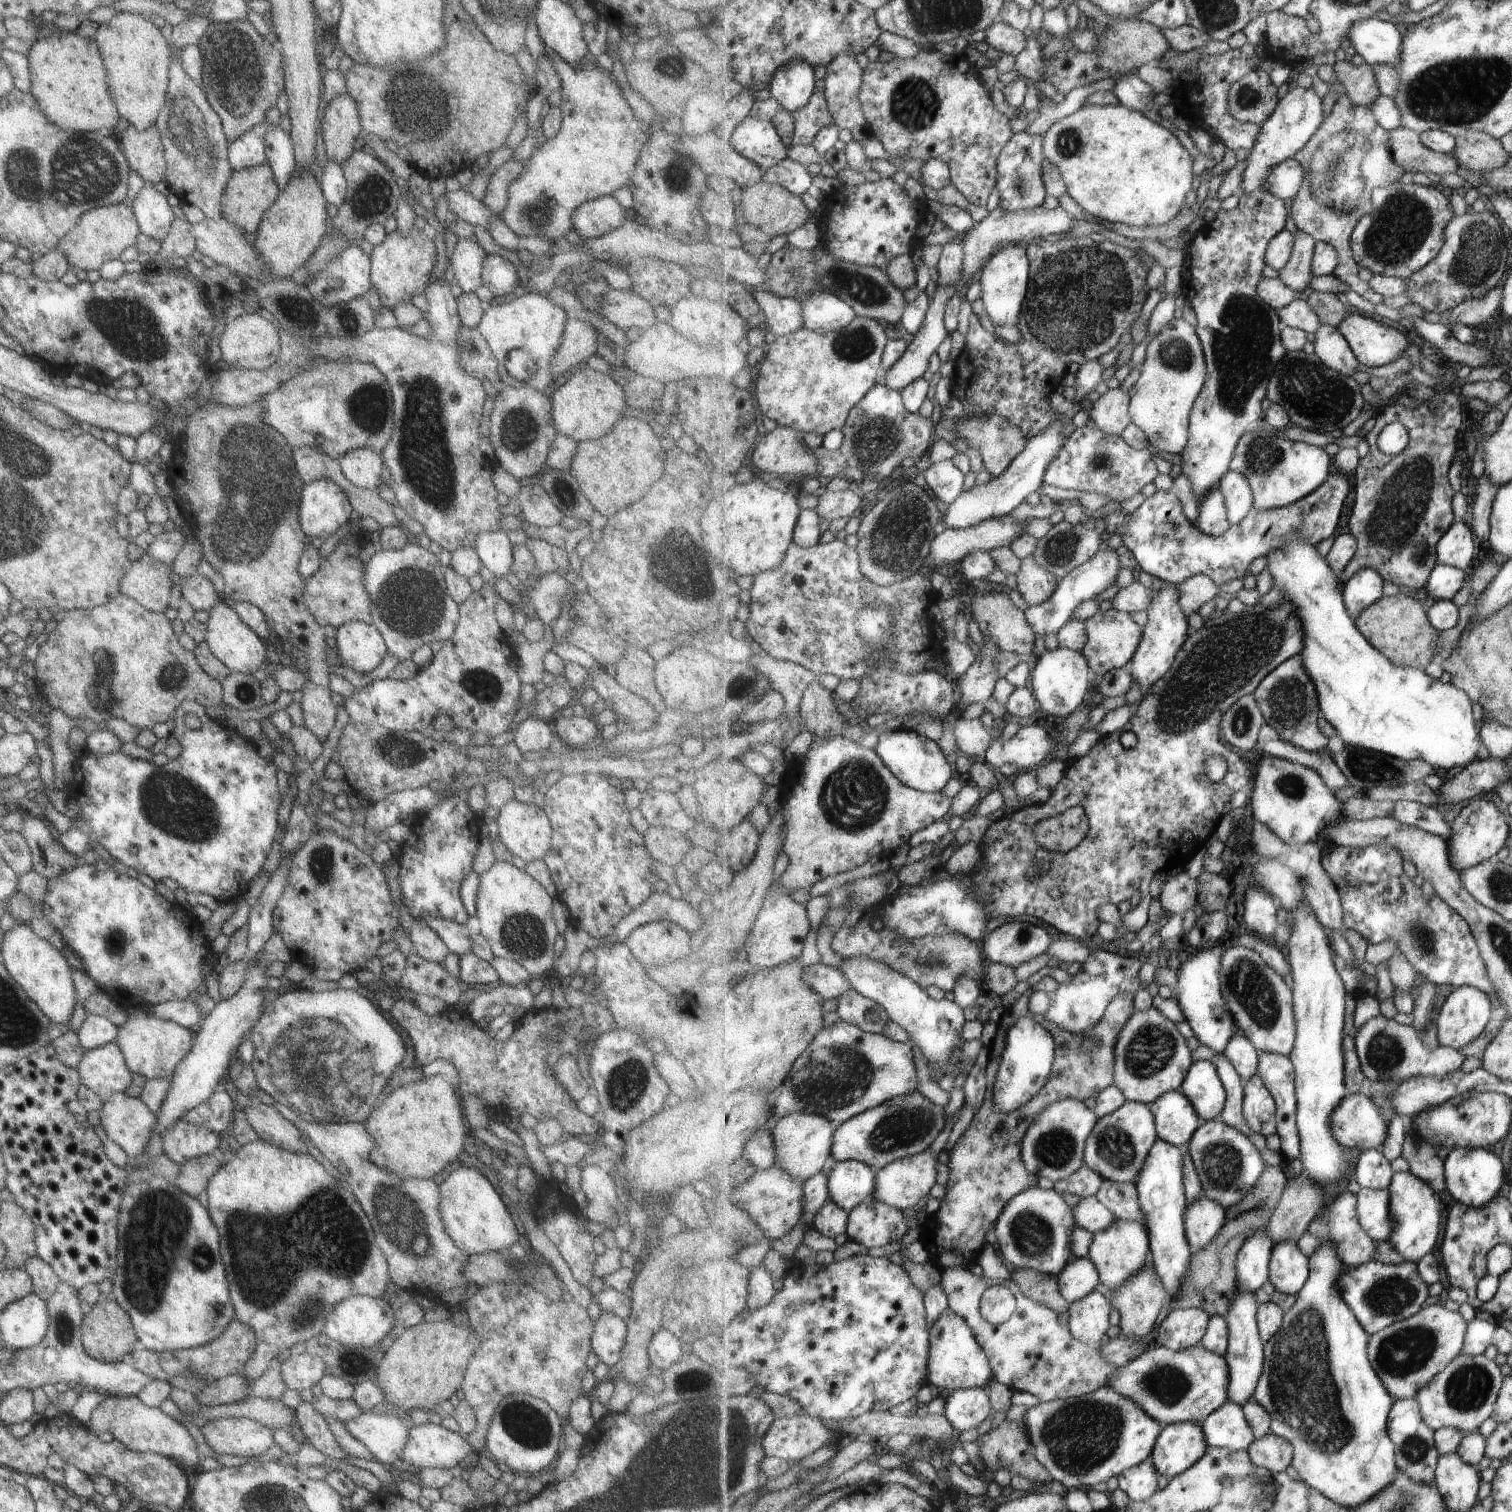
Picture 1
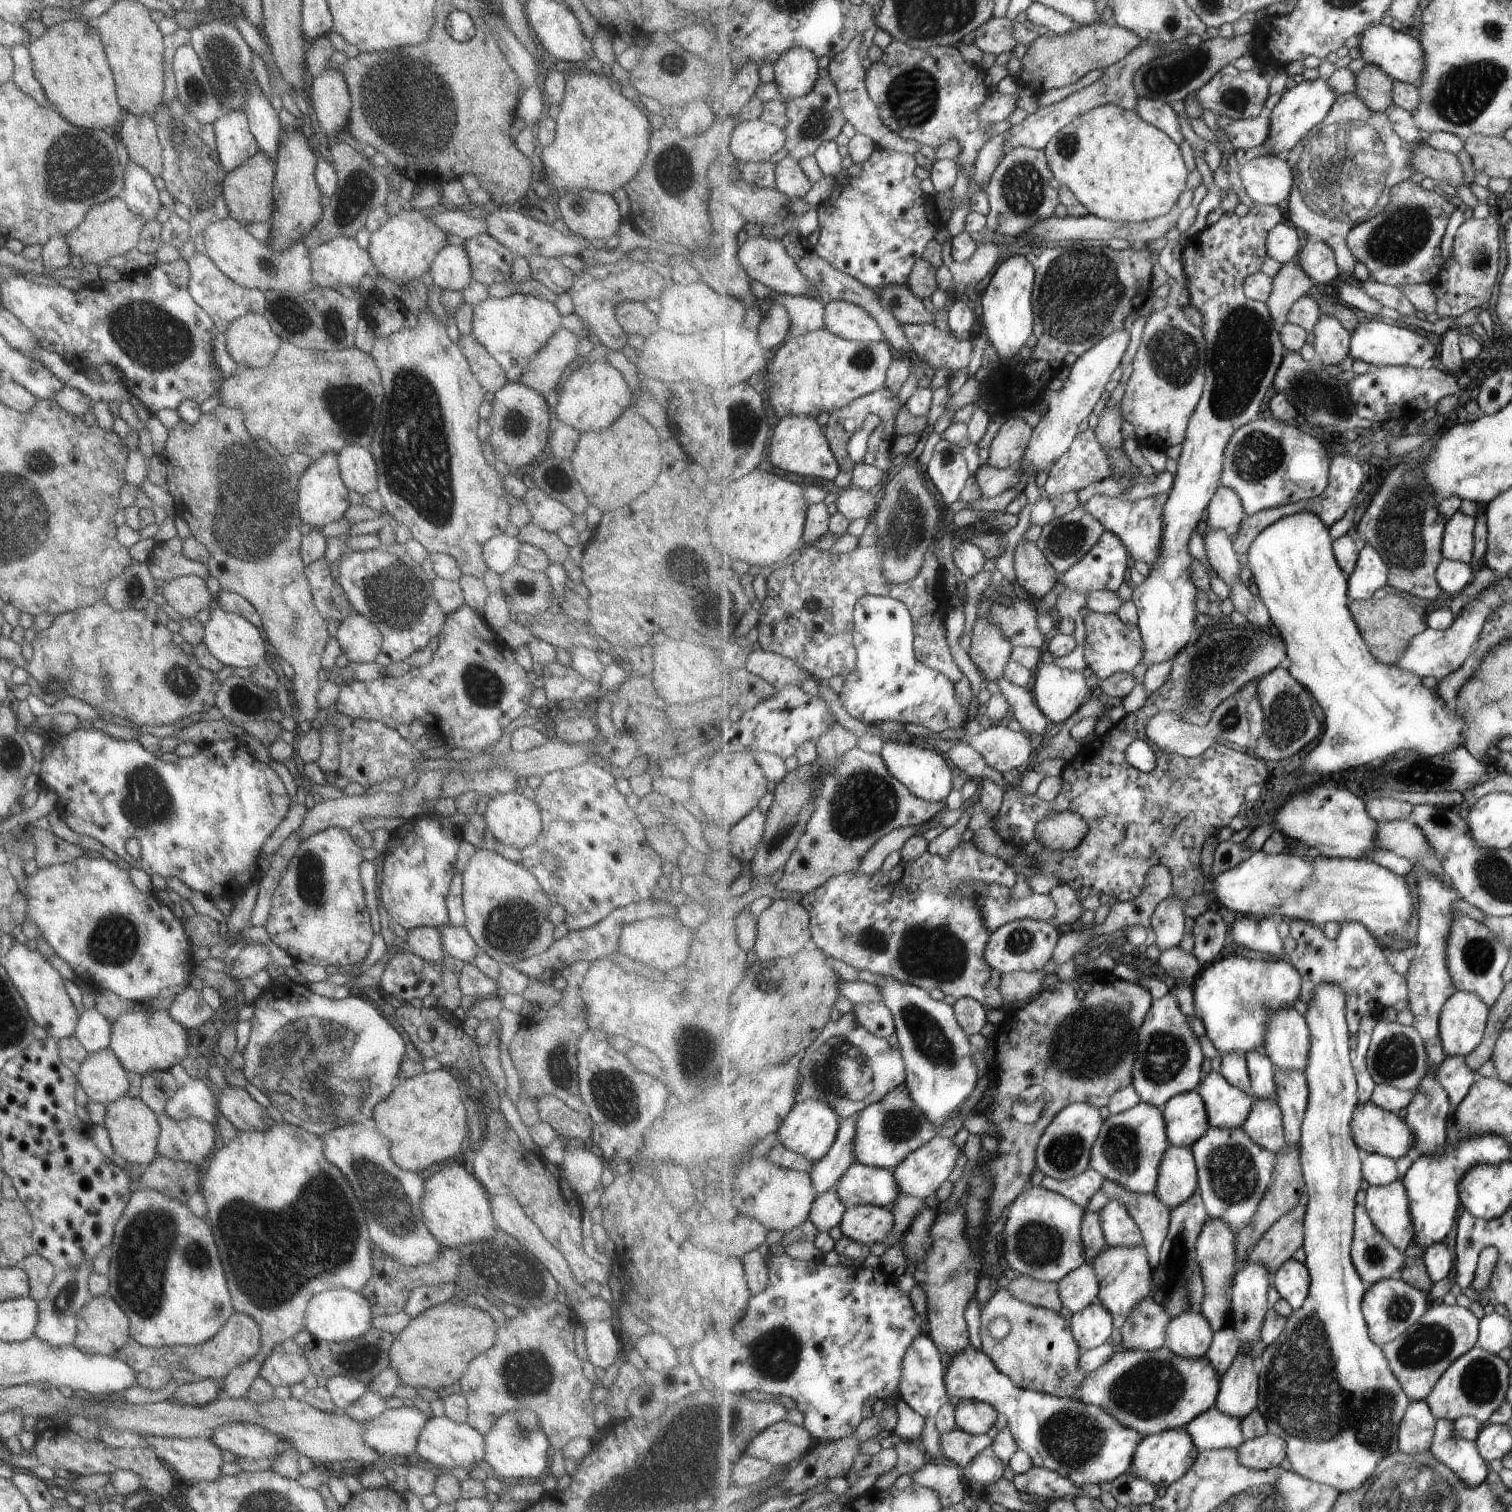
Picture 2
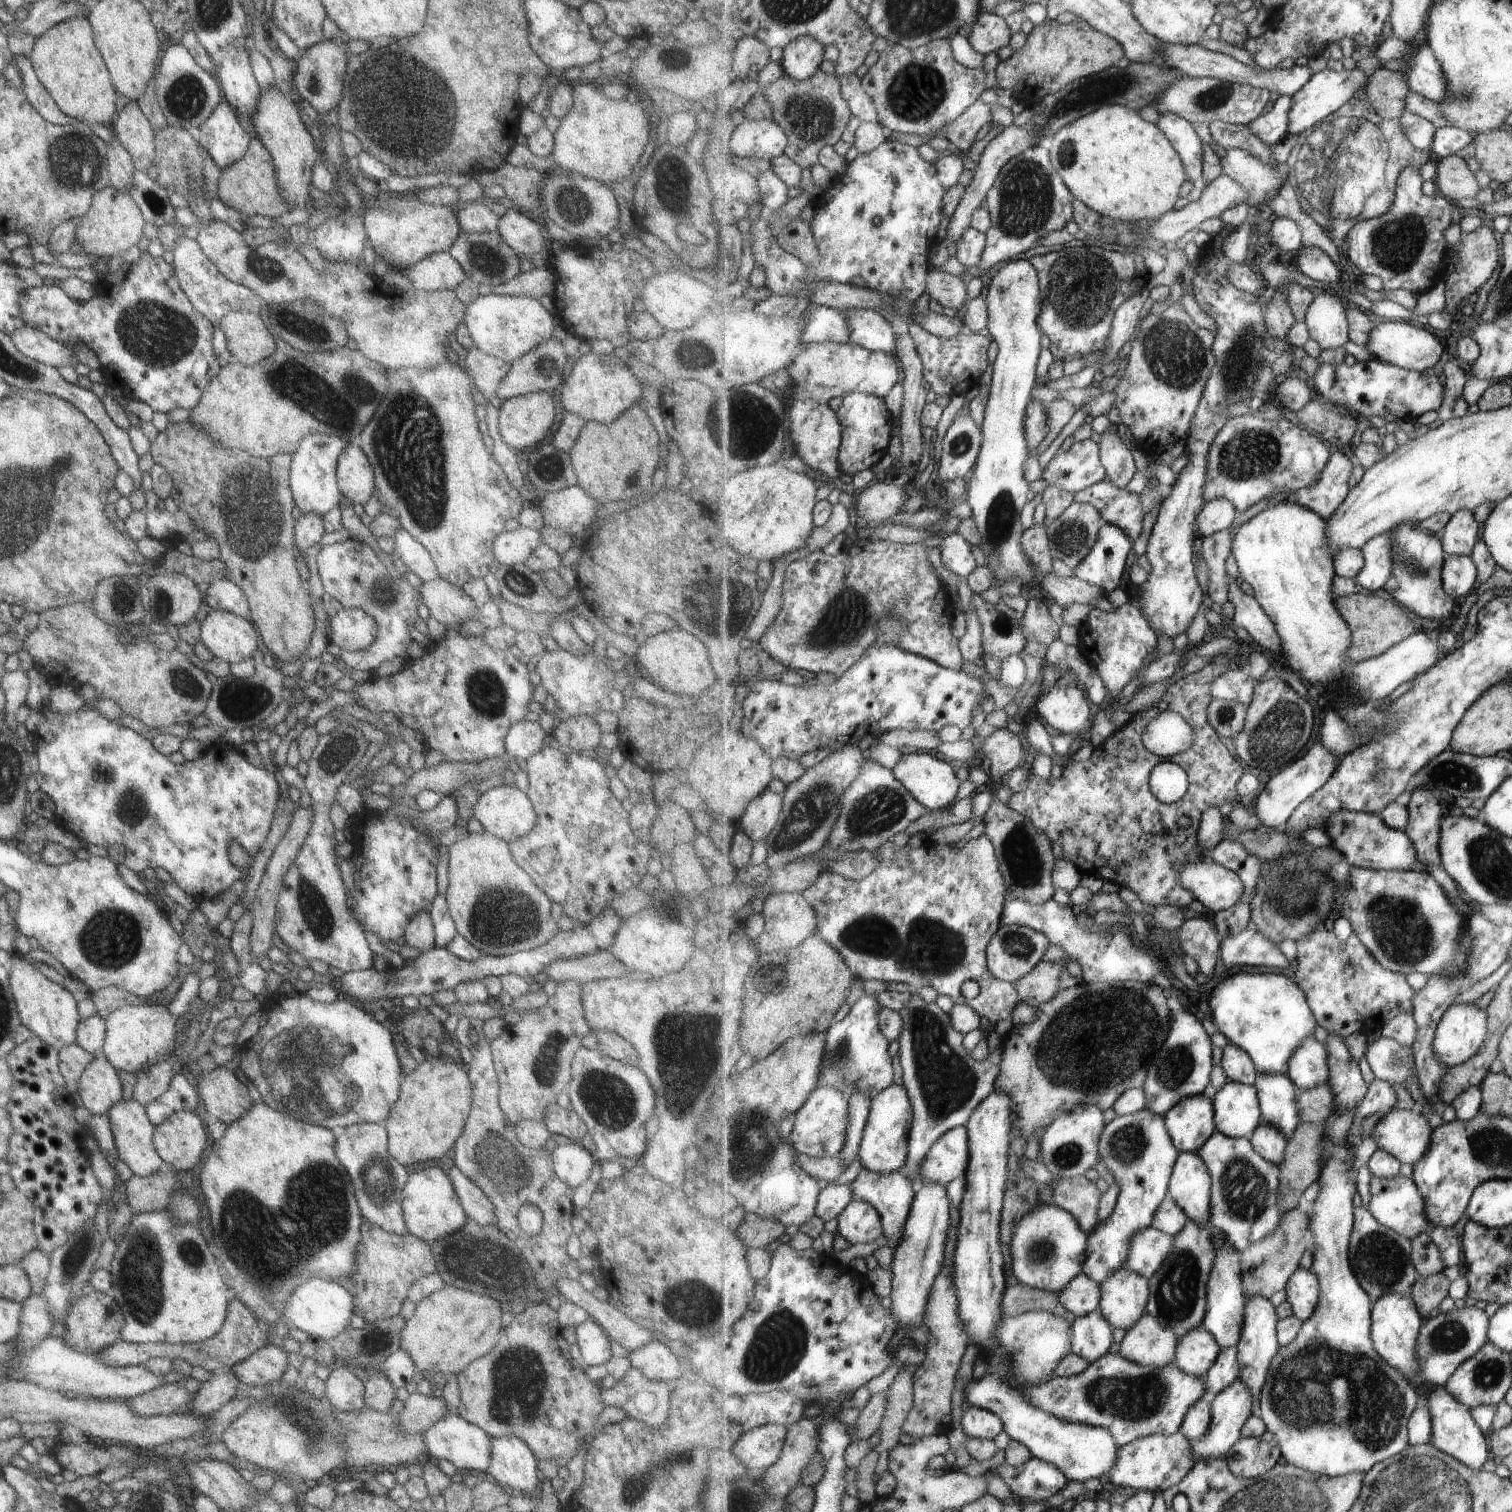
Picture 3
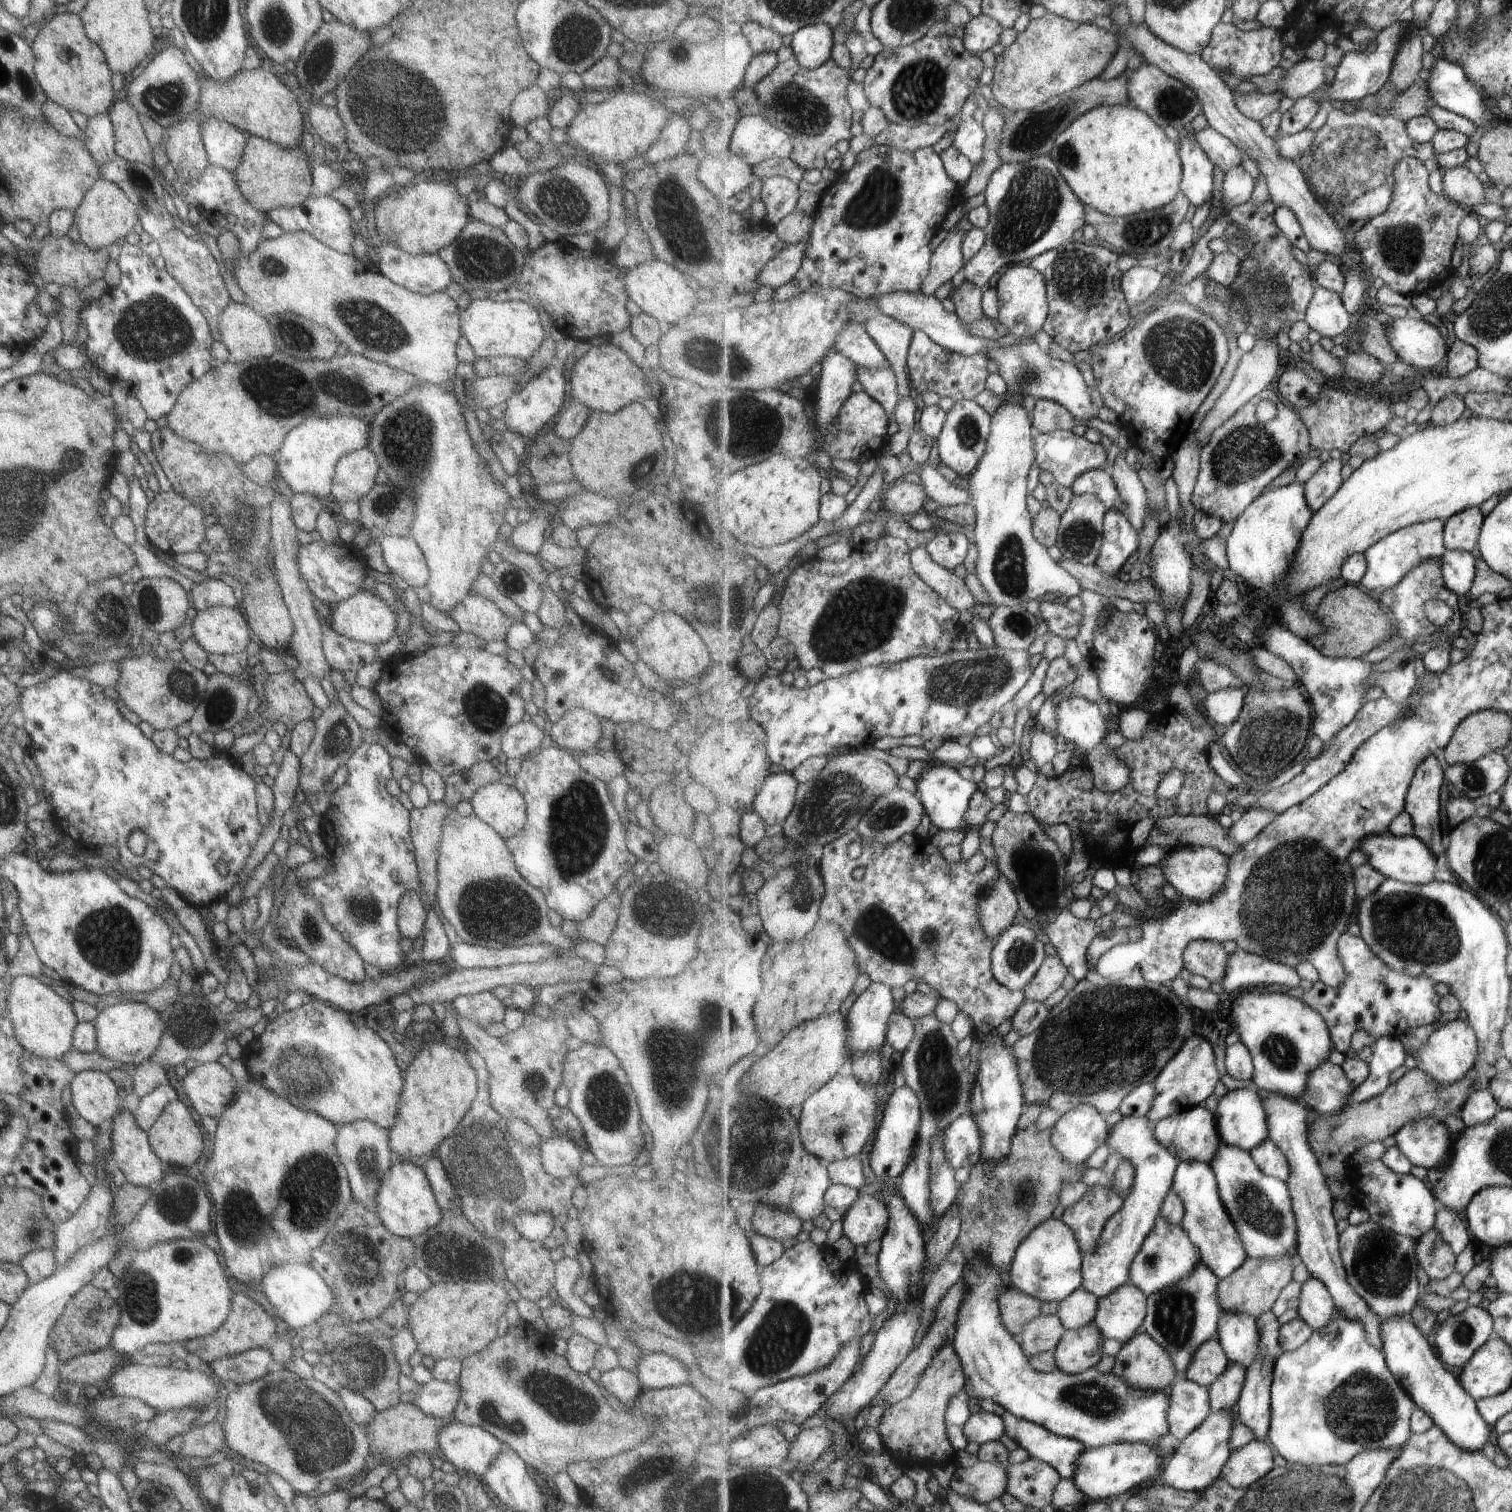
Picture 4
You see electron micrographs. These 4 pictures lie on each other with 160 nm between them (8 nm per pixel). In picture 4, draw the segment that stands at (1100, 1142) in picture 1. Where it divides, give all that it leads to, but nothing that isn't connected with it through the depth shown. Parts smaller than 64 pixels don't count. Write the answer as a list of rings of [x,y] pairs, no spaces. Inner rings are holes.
[[[1126,1116],[1112,1126],[1112,1131],[1108,1133],[1106,1144],[1112,1152],[1120,1154],[1121,1160],[1130,1160],[1135,1167],[1136,1175],[1133,1181],[1131,1192],[1124,1198],[1123,1206],[1112,1217],[1107,1219],[1102,1232],[1102,1237],[1097,1248],[1084,1253],[1083,1273],[1084,1287],[1088,1288],[1099,1298],[1110,1295],[1117,1288],[1130,1282],[1130,1268],[1136,1259],[1137,1253],[1141,1250],[1145,1239],[1151,1234],[1156,1226],[1156,1220],[1160,1218],[1160,1212],[1165,1202],[1166,1196],[1172,1191],[1176,1170],[1180,1160],[1175,1156],[1170,1148],[1167,1148],[1154,1133],[1155,1125],[1148,1116]]]

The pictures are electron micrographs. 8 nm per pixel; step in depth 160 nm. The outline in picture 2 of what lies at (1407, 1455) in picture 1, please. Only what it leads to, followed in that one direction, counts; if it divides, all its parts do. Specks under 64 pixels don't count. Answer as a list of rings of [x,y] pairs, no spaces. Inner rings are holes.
[[[1426,1400],[1413,1401],[1397,1434],[1399,1451],[1420,1454],[1430,1450],[1437,1420]]]

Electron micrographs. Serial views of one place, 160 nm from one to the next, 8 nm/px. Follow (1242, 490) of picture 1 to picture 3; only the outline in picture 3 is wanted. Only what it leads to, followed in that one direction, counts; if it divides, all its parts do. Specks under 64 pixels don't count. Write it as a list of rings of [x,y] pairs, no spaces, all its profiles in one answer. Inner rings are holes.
[[[1223,497],[1213,499],[1207,502],[1200,512],[1196,524],[1198,532],[1207,540],[1213,532],[1229,528],[1239,516],[1241,512],[1229,499]]]

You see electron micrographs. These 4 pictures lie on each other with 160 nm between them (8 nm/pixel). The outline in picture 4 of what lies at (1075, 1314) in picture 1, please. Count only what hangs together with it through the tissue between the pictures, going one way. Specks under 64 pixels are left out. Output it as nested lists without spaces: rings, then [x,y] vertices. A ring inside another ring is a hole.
[[[1094,1322],[1067,1330],[1054,1352],[1058,1370],[1077,1374],[1095,1368],[1103,1358],[1105,1338],[1104,1332]]]

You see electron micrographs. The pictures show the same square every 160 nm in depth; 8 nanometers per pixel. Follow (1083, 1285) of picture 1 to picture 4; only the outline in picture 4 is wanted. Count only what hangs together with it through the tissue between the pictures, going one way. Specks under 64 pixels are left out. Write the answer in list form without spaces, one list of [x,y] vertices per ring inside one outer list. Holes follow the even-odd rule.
[[[1084,1286],[1070,1294],[1058,1306],[1058,1315],[1067,1330],[1093,1323],[1098,1311],[1099,1297]]]

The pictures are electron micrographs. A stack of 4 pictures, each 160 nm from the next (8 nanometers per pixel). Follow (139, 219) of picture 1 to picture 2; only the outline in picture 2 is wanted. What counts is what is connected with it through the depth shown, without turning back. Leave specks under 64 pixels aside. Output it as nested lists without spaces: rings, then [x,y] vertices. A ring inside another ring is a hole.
[[[129,160],[121,172],[122,184],[117,197],[123,200],[133,214],[143,216],[145,221],[154,219],[161,204],[159,192],[153,185],[153,178],[142,170],[141,166]]]

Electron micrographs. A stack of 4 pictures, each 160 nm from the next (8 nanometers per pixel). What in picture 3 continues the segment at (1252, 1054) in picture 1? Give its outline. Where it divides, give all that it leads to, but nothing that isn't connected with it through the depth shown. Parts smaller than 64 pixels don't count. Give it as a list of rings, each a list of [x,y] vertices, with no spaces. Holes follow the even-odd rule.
[[[1258,1073],[1254,1085],[1258,1088],[1258,1099],[1265,1122],[1276,1126],[1291,1140],[1302,1122],[1297,1108],[1298,1086],[1281,1073]]]

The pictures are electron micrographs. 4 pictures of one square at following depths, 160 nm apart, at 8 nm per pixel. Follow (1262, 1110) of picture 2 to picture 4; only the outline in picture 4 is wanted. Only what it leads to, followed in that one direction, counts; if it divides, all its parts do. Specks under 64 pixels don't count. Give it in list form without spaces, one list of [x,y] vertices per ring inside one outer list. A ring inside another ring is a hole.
[[[1269,1137],[1259,1146],[1252,1148],[1253,1158],[1260,1167],[1269,1175],[1281,1180],[1289,1180],[1291,1176],[1291,1165],[1287,1155],[1277,1146],[1277,1143]]]

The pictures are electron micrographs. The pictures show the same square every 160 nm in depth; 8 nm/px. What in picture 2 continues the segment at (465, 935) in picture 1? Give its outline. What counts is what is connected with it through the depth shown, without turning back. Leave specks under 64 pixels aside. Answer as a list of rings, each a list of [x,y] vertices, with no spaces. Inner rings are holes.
[[[445,925],[445,928],[440,932],[440,938],[443,955],[448,955],[461,964],[472,963],[478,949],[462,925]]]

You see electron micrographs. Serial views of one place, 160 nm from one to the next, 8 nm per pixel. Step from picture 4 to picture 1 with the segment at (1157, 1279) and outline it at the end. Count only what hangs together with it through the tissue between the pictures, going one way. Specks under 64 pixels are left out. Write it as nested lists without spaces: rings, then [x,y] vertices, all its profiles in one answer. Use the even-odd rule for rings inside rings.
[[[1097,1195],[1082,1198],[1081,1202],[1073,1208],[1076,1226],[1091,1231],[1092,1233],[1107,1228],[1117,1219],[1109,1208],[1098,1199]]]

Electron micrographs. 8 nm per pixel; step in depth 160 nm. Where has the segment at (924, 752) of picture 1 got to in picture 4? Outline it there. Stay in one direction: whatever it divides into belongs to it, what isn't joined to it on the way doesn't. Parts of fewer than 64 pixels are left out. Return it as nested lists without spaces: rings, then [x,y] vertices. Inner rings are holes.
[[[924,763],[919,772],[919,778],[915,781],[918,796],[924,804],[927,814],[931,817],[933,824],[939,829],[961,829],[967,832],[971,826],[965,820],[965,814],[972,803],[973,795],[981,789],[981,785],[966,780],[957,772],[956,768],[947,766],[946,763],[934,765]]]

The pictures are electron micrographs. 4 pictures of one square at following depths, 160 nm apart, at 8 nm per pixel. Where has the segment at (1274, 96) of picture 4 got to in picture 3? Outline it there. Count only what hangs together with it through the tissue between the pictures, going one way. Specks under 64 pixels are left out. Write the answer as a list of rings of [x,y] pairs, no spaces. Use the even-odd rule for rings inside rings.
[[[1182,76],[1180,81],[1174,83],[1160,97],[1160,112],[1178,114],[1179,116],[1186,118],[1189,122],[1192,122],[1194,125],[1196,122],[1213,121],[1235,123],[1236,125],[1248,125],[1265,112],[1265,108],[1267,108],[1267,104],[1269,104],[1269,98],[1271,98],[1269,91],[1269,89],[1255,87],[1250,84],[1232,83],[1216,79],[1215,77]]]

